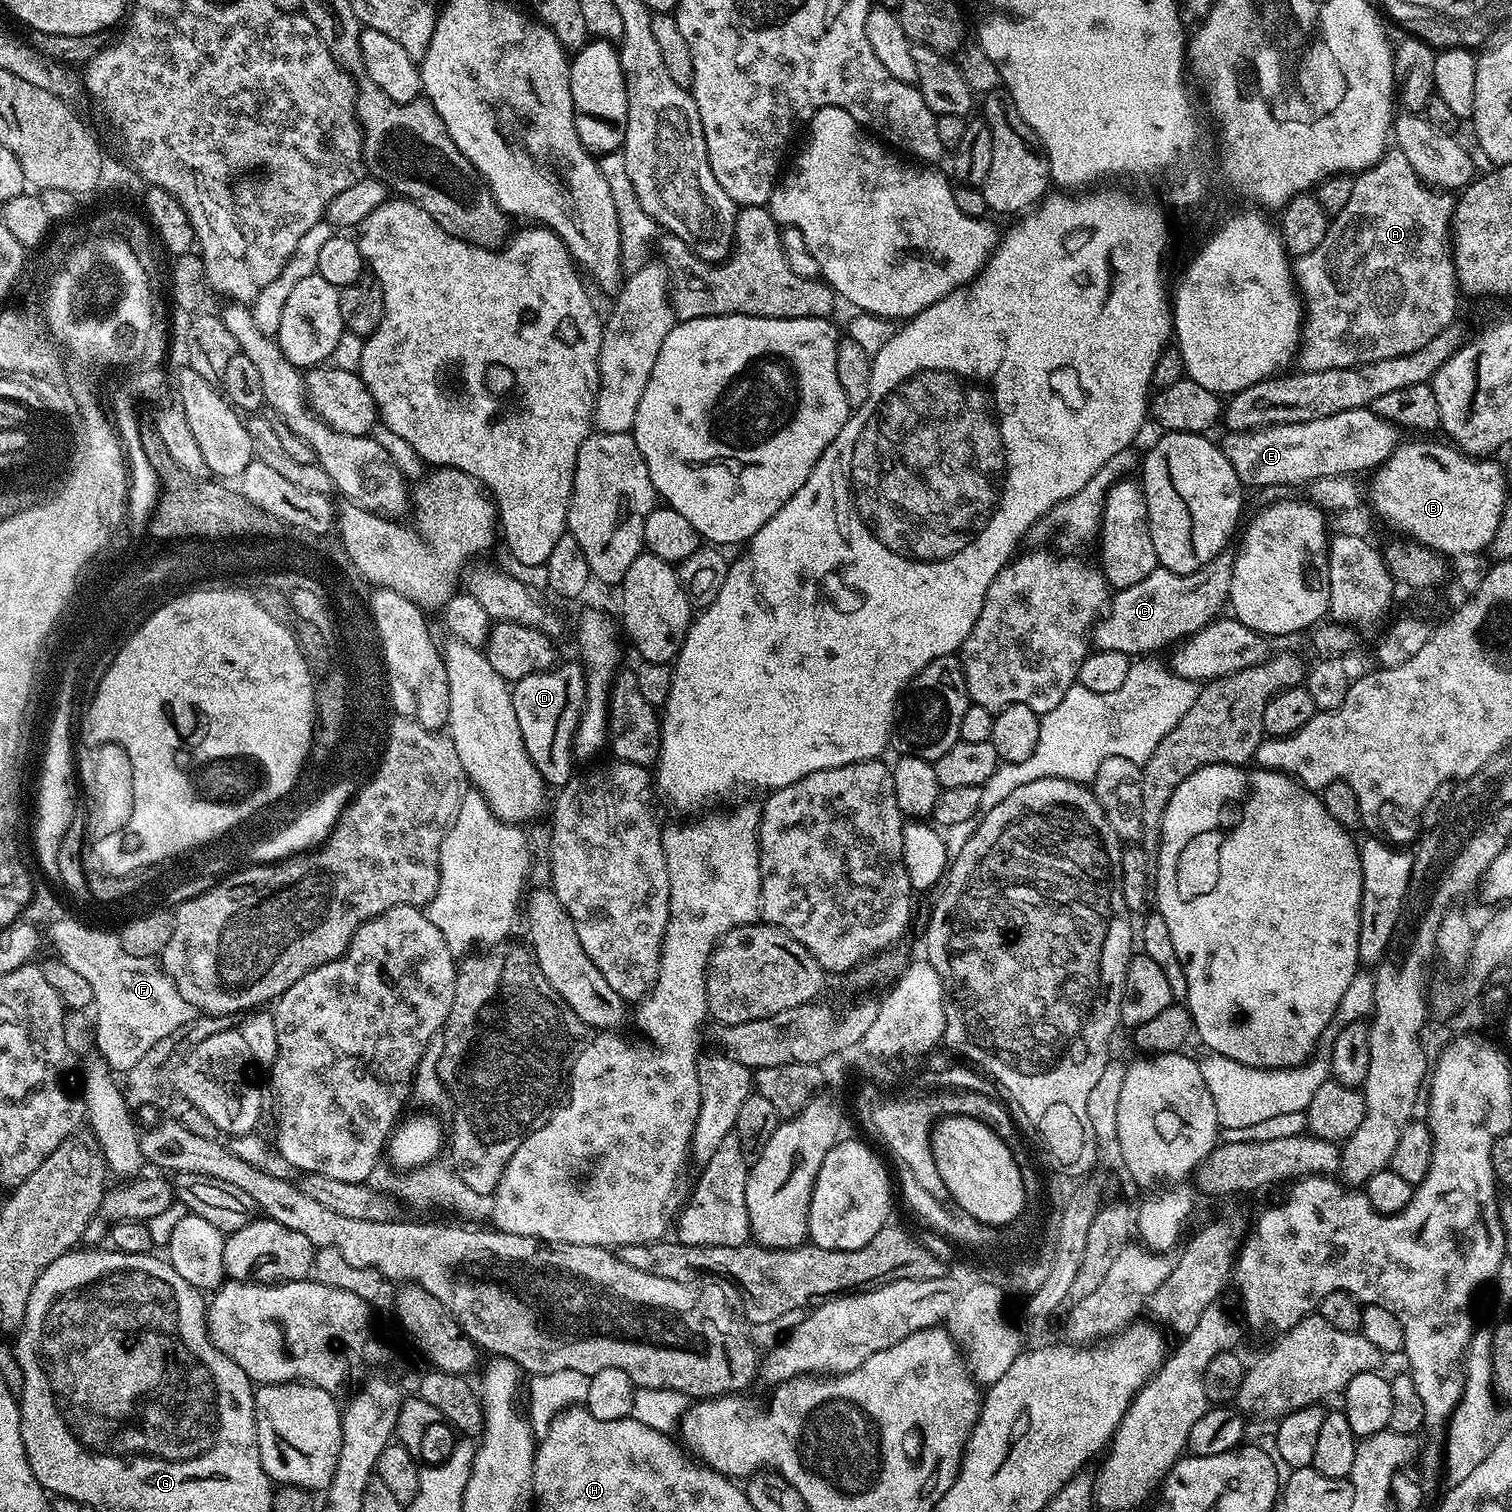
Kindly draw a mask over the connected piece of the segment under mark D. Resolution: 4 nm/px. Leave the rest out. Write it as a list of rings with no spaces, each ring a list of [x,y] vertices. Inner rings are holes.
[[[557,663],[547,672],[530,674],[515,681],[512,688],[514,718],[518,718],[518,730],[530,762],[538,770],[545,785],[564,785],[574,775],[572,743],[580,714],[584,711],[586,695],[586,673],[579,663]]]

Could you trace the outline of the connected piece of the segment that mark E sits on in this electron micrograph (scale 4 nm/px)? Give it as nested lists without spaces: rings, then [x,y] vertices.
[[[1371,407],[1358,410],[1342,410],[1342,414],[1330,414],[1326,418],[1318,418],[1310,422],[1297,424],[1278,424],[1274,427],[1256,429],[1253,432],[1228,432],[1222,447],[1230,466],[1234,466],[1234,474],[1238,474],[1245,489],[1252,488],[1296,488],[1307,486],[1316,479],[1332,475],[1347,476],[1349,474],[1371,473],[1386,463],[1390,454],[1402,443],[1401,429],[1388,420],[1374,414]]]

